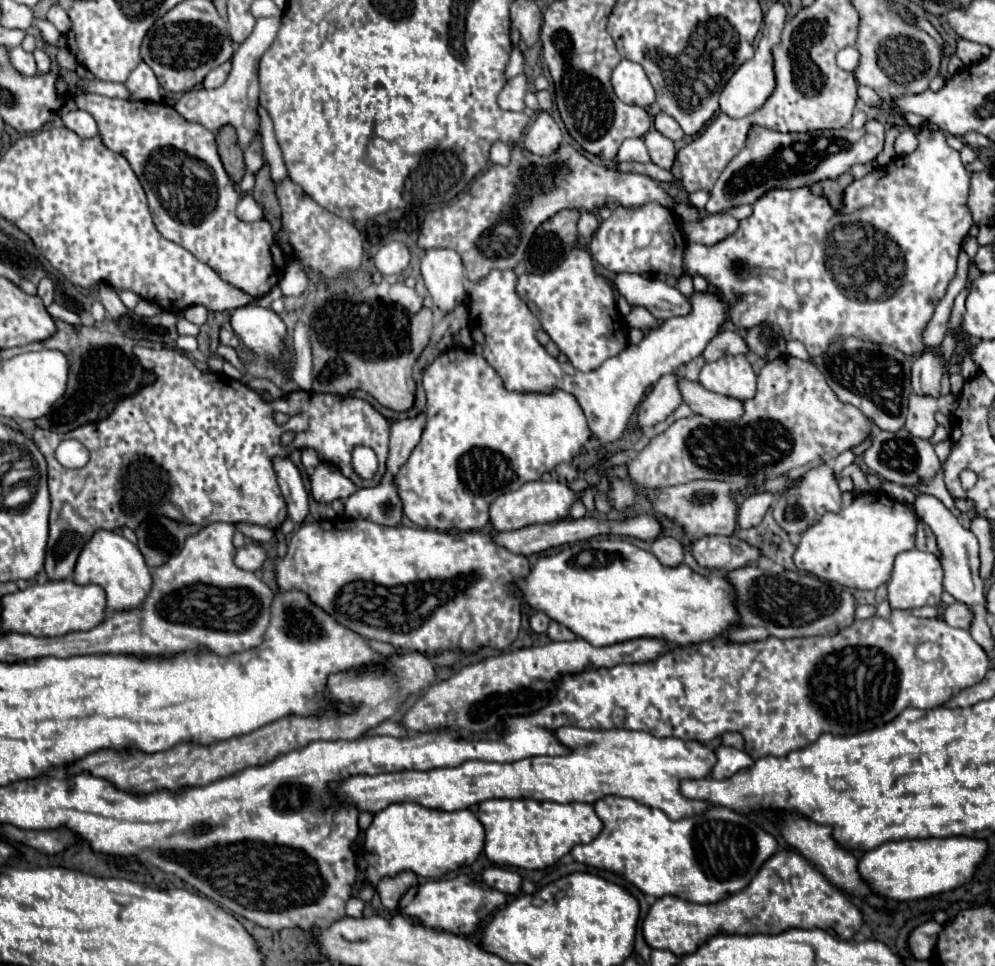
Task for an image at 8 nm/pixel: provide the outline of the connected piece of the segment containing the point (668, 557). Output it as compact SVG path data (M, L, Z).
M658 536L652 540L652 554L664 564L664 566L676 566L684 558L682 544L672 536Z

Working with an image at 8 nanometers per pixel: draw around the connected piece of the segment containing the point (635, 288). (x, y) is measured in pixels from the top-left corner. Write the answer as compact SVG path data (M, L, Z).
M620 272L614 274L612 284L628 300L630 306L644 306L658 320L688 314L686 296L682 296L678 288L672 288L656 278L652 280L640 274Z

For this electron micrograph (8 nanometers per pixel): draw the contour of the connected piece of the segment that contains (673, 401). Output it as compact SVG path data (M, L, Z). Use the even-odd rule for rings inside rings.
M666 374L652 386L650 394L638 406L638 420L636 420L638 430L664 422L682 404L676 380L678 374Z

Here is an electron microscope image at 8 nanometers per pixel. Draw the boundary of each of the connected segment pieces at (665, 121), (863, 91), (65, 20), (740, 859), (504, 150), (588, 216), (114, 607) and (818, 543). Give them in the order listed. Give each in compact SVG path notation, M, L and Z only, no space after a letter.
M658 112L658 114L654 116L654 128L660 130L660 132L664 132L664 136L668 136L668 138L674 140L674 142L678 142L678 140L684 138L684 132L682 132L682 128L678 126L678 122L676 122L672 116L664 114L664 112Z
M858 86L858 98L862 102L866 102L868 106L880 106L880 102L882 102L882 98L868 86Z
M52 6L50 10L48 10L48 20L58 28L58 32L62 32L62 34L66 34L70 28L72 28L72 22L70 22L70 18L68 18L68 14L60 8L60 6Z
M604 796L594 804L598 818L604 828L600 836L596 836L590 844L578 844L572 848L572 856L578 862L584 862L594 868L612 870L614 874L622 874L628 882L638 886L644 894L650 896L680 896L682 900L692 900L696 904L712 904L728 898L744 890L752 876L762 868L762 864L776 852L776 838L768 834L760 824L752 818L738 814L724 806L714 806L708 812L692 818L670 820L662 810L644 806L632 798L620 796Z
M494 142L490 148L490 162L494 164L508 164L510 160L510 146L504 142Z
M582 210L582 214L580 214L580 220L578 220L578 232L580 232L582 236L590 238L590 236L596 232L596 228L598 228L598 226L600 226L600 222L598 222L596 214Z
M96 532L92 540L80 552L74 570L76 584L98 584L106 592L106 610L108 612L124 612L142 608L148 592L152 590L152 574L144 562L140 550L128 542L120 532Z
M880 490L864 492L840 512L826 512L802 534L794 564L800 570L846 588L876 590L890 580L894 558L900 552L914 548L916 526L918 516L912 506L898 502Z

